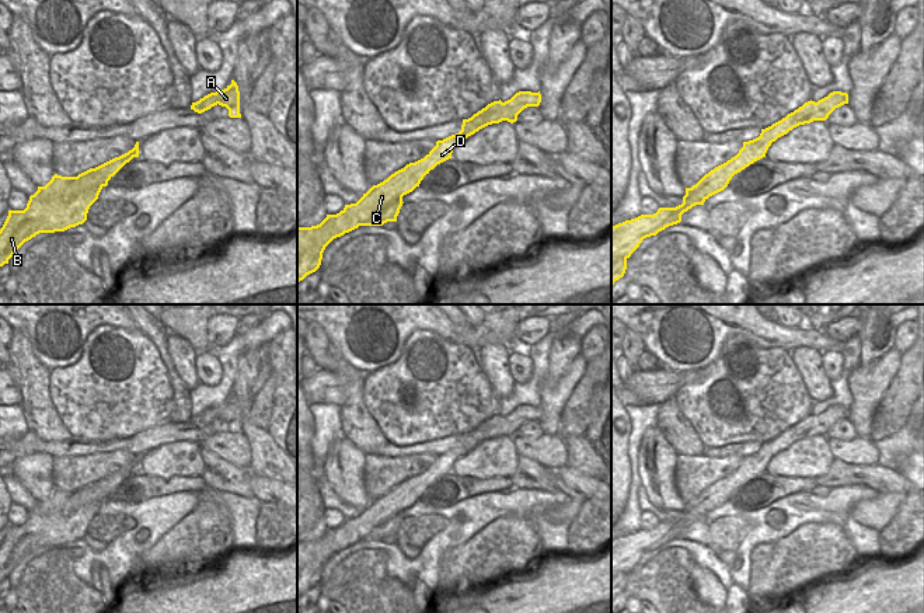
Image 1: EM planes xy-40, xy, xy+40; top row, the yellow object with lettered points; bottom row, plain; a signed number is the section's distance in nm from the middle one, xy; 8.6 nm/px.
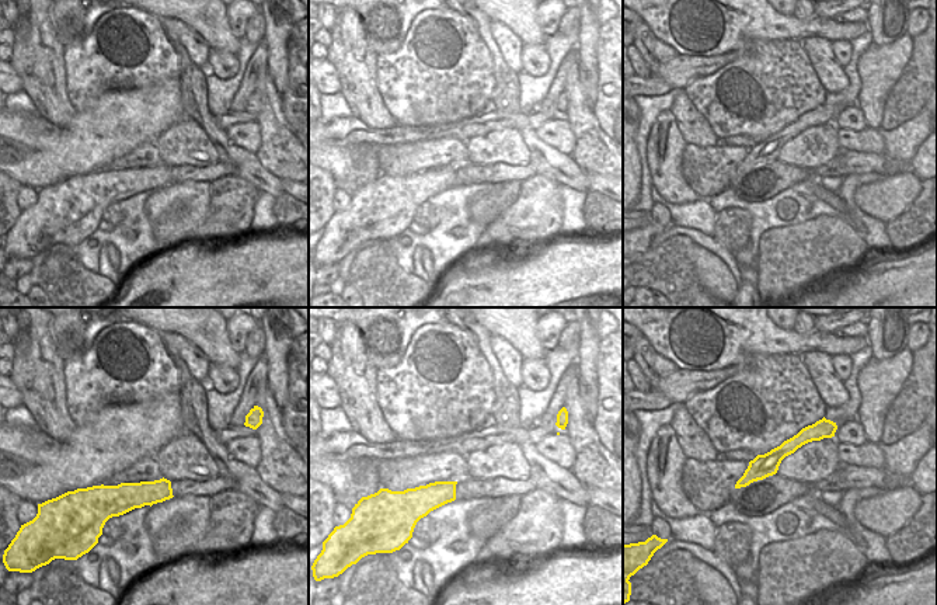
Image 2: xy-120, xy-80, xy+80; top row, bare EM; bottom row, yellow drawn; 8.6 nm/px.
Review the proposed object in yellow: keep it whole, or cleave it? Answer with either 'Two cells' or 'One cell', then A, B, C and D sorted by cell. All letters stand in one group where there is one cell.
Two cells. Groups: A C D / B

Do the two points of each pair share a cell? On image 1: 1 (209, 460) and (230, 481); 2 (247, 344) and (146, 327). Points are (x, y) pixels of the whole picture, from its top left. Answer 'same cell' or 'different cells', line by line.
1: same cell
2: different cells

